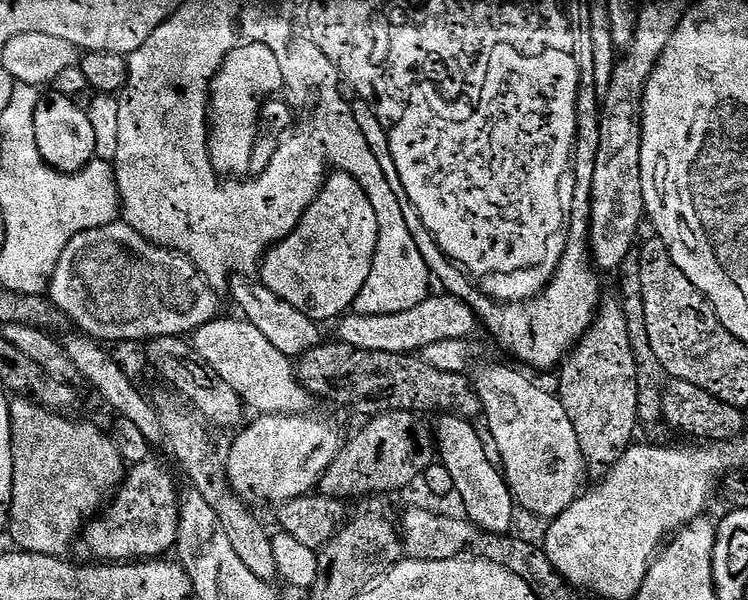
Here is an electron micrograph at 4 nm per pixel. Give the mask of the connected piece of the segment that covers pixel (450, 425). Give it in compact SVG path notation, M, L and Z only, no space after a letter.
M451 414L441 415L437 420L440 421L434 424L434 439L438 460L446 466L446 470L450 470L450 478L454 478L455 492L465 503L465 517L486 532L511 533L514 497L490 452L488 457L488 452L476 433L477 425L462 416Z

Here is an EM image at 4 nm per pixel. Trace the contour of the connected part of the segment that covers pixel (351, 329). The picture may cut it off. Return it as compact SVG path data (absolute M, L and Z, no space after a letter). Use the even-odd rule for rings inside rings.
M447 294L429 295L427 300L414 306L412 310L400 314L358 315L355 312L345 315L338 323L337 339L346 345L363 351L388 352L398 354L414 354L426 346L434 346L434 342L447 340L466 340L478 328L476 315L458 298Z

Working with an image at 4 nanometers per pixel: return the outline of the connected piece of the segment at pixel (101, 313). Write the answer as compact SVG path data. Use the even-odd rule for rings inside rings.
M123 222L107 224L104 228L81 230L66 246L64 253L61 254L60 260L56 264L56 269L52 272L50 283L46 289L47 295L50 297L52 303L56 305L56 309L59 312L63 312L71 323L73 320L80 327L77 329L84 336L91 337L97 342L109 342L108 340L141 340L141 342L147 342L154 338L162 338L163 336L187 337L189 334L195 333L197 328L201 328L204 324L209 324L217 315L216 296L211 291L215 292L189 256L183 256L180 252L161 248L159 244L154 244L151 240L147 240L146 237L138 234L130 225Z

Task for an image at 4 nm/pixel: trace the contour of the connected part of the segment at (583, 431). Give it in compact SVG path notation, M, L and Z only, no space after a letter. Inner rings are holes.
M605 299L600 304L596 319L564 357L558 371L558 395L566 414L570 414L570 422L574 422L574 434L578 434L585 465L589 469L612 468L633 447L640 422L636 363L619 299Z

